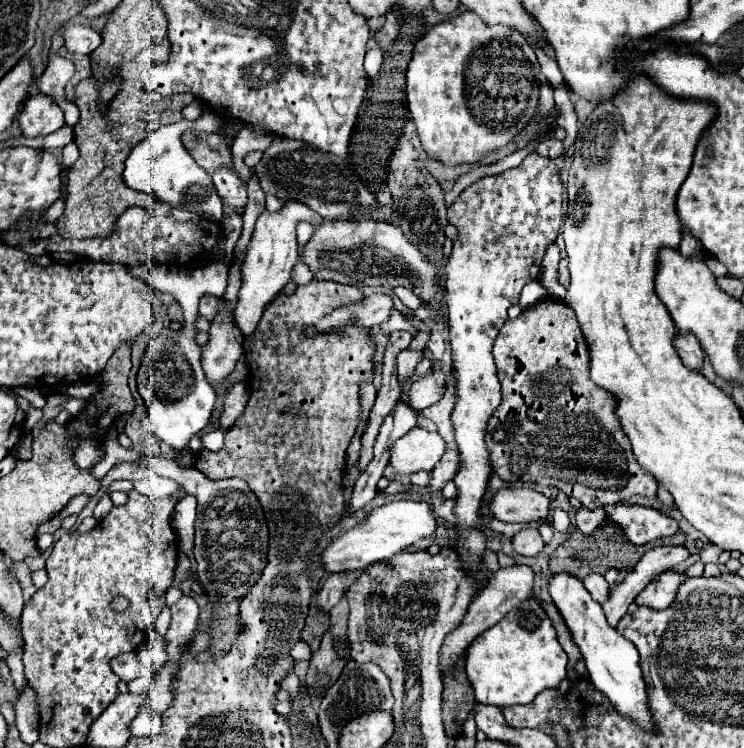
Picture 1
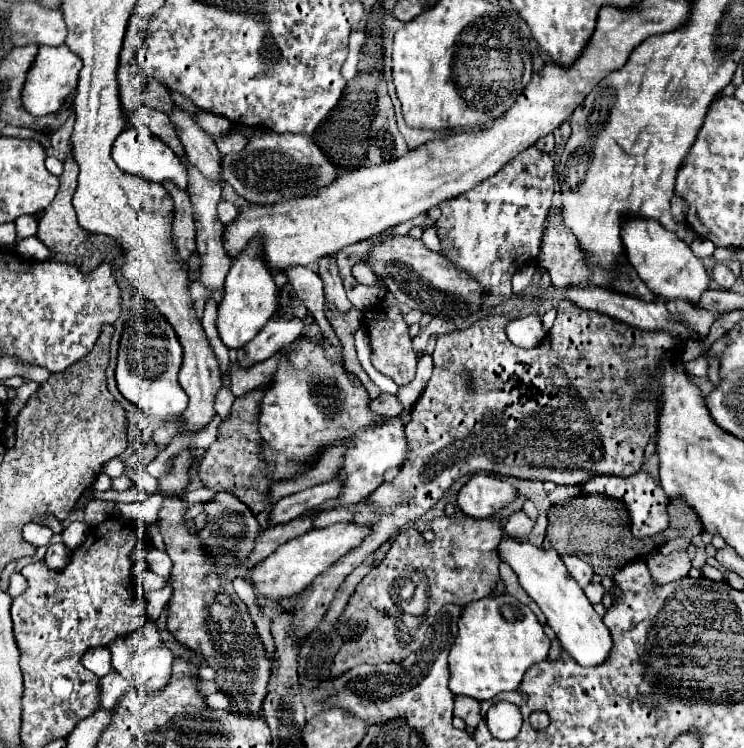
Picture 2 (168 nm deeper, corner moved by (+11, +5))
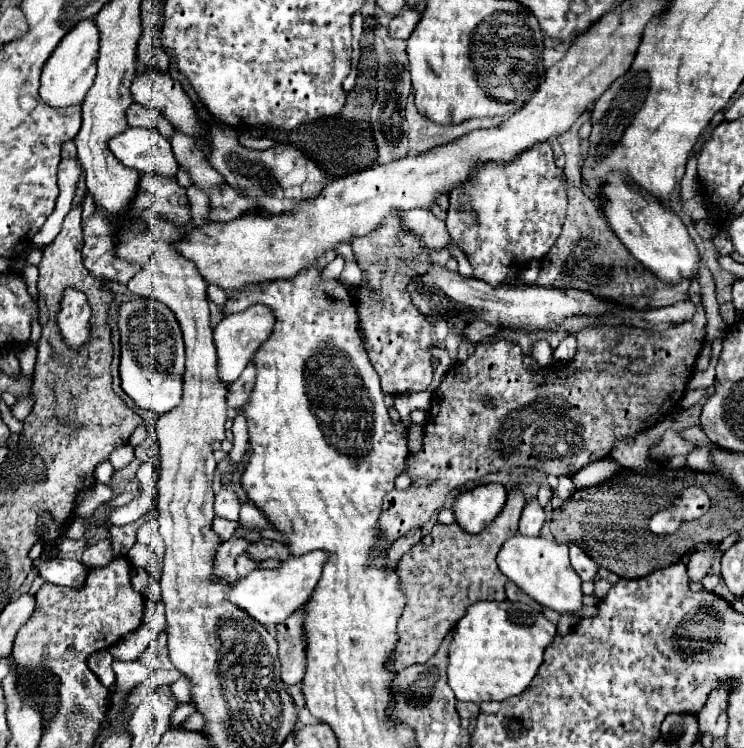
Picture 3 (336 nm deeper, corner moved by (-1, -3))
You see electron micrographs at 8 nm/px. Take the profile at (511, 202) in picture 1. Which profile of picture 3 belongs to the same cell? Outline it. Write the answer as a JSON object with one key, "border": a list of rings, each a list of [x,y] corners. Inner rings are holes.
{"border":[[[548,142],[544,144],[534,144],[522,154],[518,154],[512,162],[506,164],[494,164],[494,162],[484,162],[480,168],[476,168],[470,176],[470,180],[464,184],[464,188],[454,190],[450,194],[450,208],[448,208],[448,218],[446,226],[448,232],[452,234],[452,240],[462,246],[468,254],[468,262],[474,268],[474,276],[492,284],[500,286],[504,284],[504,276],[522,270],[530,260],[540,260],[552,244],[558,240],[564,218],[566,218],[566,196],[564,196],[564,178],[562,170],[556,168],[552,148]],[[462,202],[470,204],[470,210],[474,212],[474,222],[462,222],[462,212],[464,206]]]}

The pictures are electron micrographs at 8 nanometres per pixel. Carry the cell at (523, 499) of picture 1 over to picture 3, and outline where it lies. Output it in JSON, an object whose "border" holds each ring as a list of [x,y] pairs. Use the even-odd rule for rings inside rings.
{"border":[[[482,484],[462,492],[454,504],[454,522],[468,534],[476,534],[504,508],[506,488],[502,484]]]}

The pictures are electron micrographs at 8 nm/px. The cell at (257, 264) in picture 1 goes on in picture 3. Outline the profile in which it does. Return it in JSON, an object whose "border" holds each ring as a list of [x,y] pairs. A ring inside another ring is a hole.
{"border":[[[258,304],[258,306],[252,306],[250,310],[244,310],[244,312],[238,312],[238,314],[232,314],[228,318],[224,318],[216,326],[214,346],[216,346],[216,356],[218,356],[218,380],[222,384],[232,384],[234,380],[240,378],[242,370],[252,360],[256,348],[260,348],[260,344],[270,336],[272,324],[274,324],[272,310]]]}

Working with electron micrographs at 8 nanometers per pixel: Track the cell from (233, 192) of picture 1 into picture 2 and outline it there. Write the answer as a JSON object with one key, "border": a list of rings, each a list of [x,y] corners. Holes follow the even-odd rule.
{"border":[[[174,110],[170,114],[178,136],[186,148],[186,160],[190,166],[198,168],[208,180],[224,182],[222,178],[222,154],[218,152],[214,140],[192,120],[190,114]]]}

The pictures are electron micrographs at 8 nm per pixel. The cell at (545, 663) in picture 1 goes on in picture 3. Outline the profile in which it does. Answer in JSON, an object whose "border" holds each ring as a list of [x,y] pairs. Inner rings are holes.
{"border":[[[476,602],[472,604],[466,614],[456,622],[452,632],[452,642],[448,646],[448,686],[454,690],[458,700],[464,702],[488,702],[488,700],[506,700],[510,696],[522,694],[532,678],[536,676],[538,666],[542,664],[544,648],[556,636],[556,624],[544,618],[542,612],[532,610],[530,606],[518,606],[518,602]]]}

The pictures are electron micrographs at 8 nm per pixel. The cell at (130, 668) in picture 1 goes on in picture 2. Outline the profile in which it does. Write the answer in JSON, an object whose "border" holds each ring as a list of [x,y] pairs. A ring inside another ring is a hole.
{"border":[[[104,646],[104,648],[92,648],[84,654],[82,658],[82,664],[94,672],[96,676],[106,676],[112,672],[112,664],[110,664],[110,650]]]}

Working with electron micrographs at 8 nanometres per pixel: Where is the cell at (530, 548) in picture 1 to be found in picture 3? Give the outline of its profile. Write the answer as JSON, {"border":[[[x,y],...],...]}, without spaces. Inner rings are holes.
{"border":[[[530,500],[526,502],[524,510],[522,510],[522,518],[520,518],[520,532],[524,536],[538,536],[540,528],[544,526],[544,508],[538,504],[538,500]]]}

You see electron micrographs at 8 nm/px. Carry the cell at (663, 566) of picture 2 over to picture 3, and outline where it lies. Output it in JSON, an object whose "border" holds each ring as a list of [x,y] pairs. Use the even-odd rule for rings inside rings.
{"border":[[[710,546],[708,550],[694,552],[692,558],[690,558],[690,564],[688,564],[688,576],[692,580],[702,580],[710,570],[716,552],[718,552],[718,546]]]}

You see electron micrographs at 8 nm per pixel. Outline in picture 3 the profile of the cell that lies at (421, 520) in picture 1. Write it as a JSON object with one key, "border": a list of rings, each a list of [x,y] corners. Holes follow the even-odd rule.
{"border":[[[316,550],[316,552],[304,554],[300,558],[290,556],[284,562],[280,562],[278,568],[272,568],[272,570],[270,568],[266,568],[266,570],[252,570],[248,576],[240,578],[236,584],[232,584],[226,590],[226,598],[234,606],[238,606],[244,612],[248,612],[248,616],[254,618],[262,626],[280,624],[308,600],[308,596],[312,594],[314,586],[320,580],[322,562],[326,558],[328,558],[326,552]]]}

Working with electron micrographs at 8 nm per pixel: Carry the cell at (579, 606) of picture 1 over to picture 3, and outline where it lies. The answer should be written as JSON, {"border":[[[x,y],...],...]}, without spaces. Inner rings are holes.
{"border":[[[514,534],[502,544],[496,562],[498,562],[500,572],[508,576],[508,580],[512,580],[520,590],[532,596],[538,604],[558,610],[560,614],[582,608],[582,590],[580,590],[582,580],[570,566],[568,546],[550,542],[540,536],[530,538],[530,536]]]}

